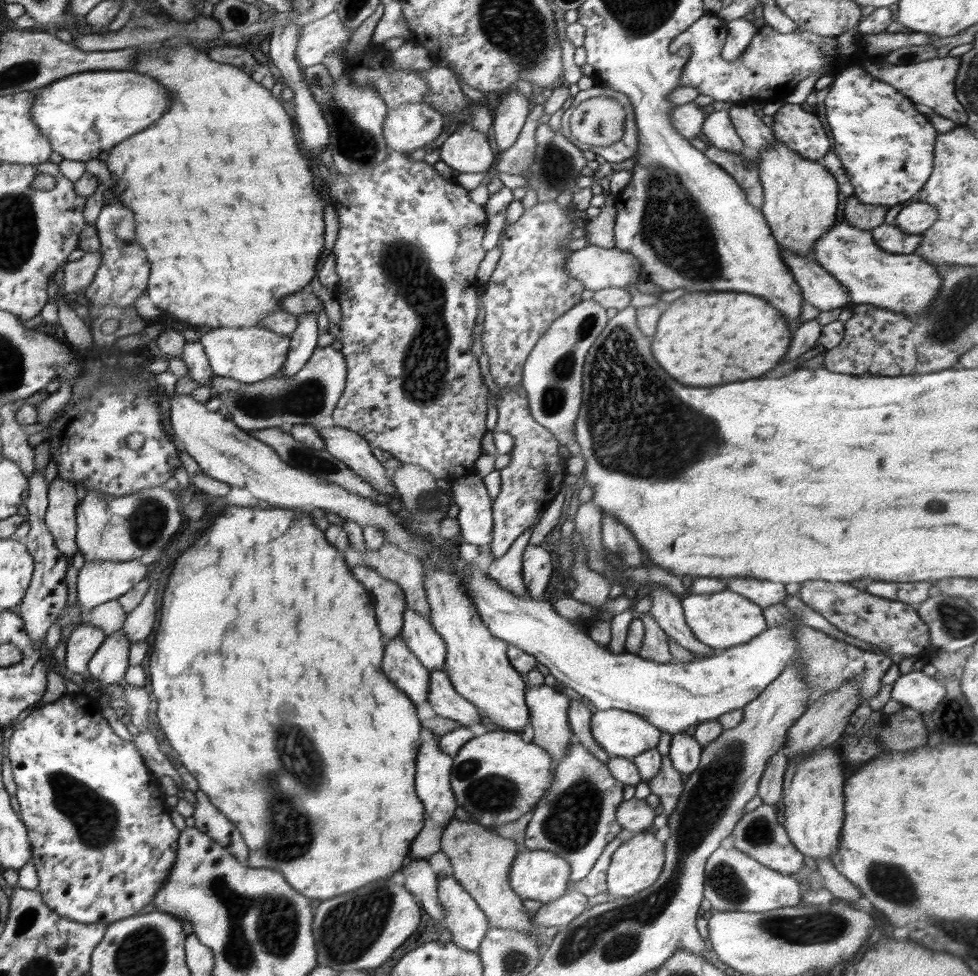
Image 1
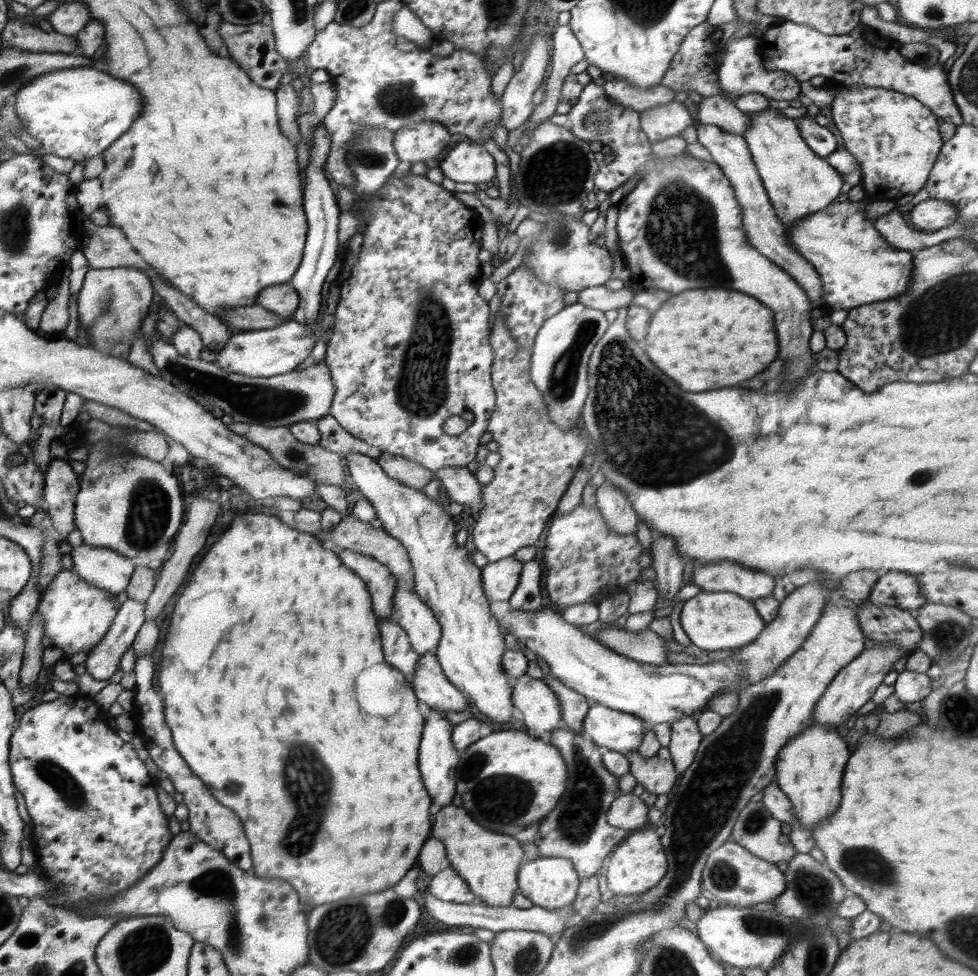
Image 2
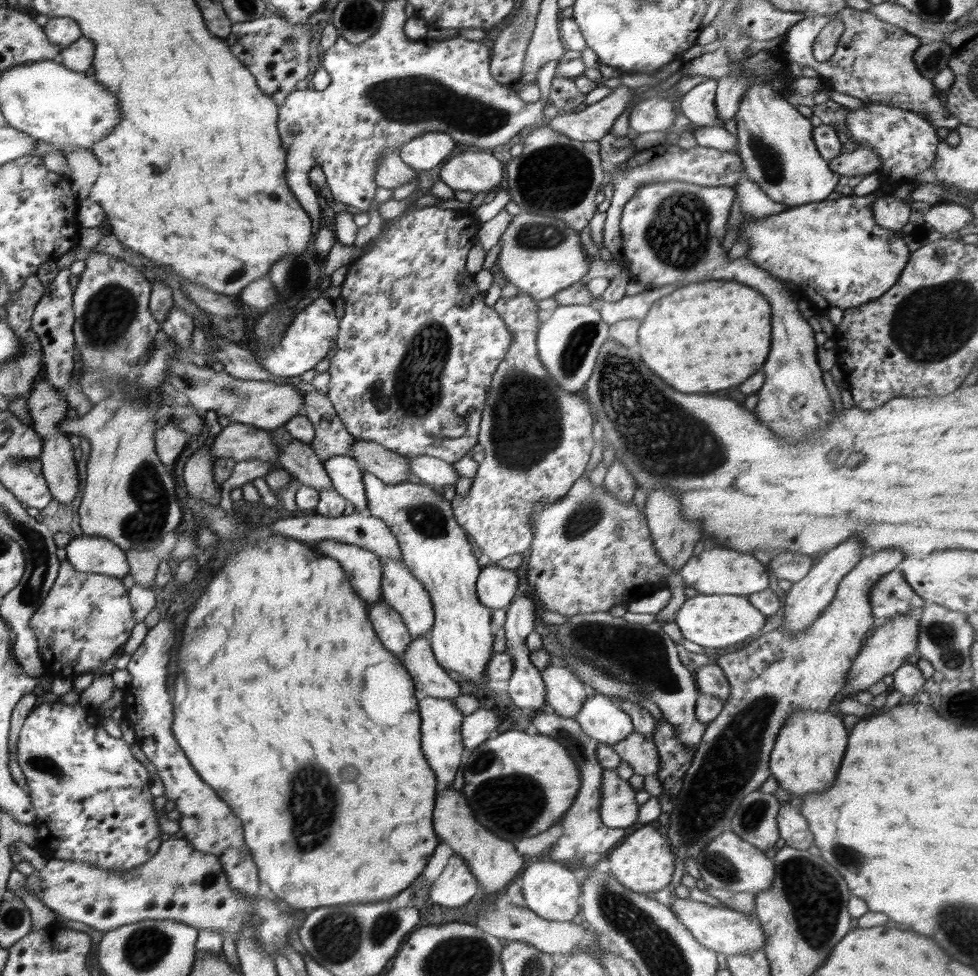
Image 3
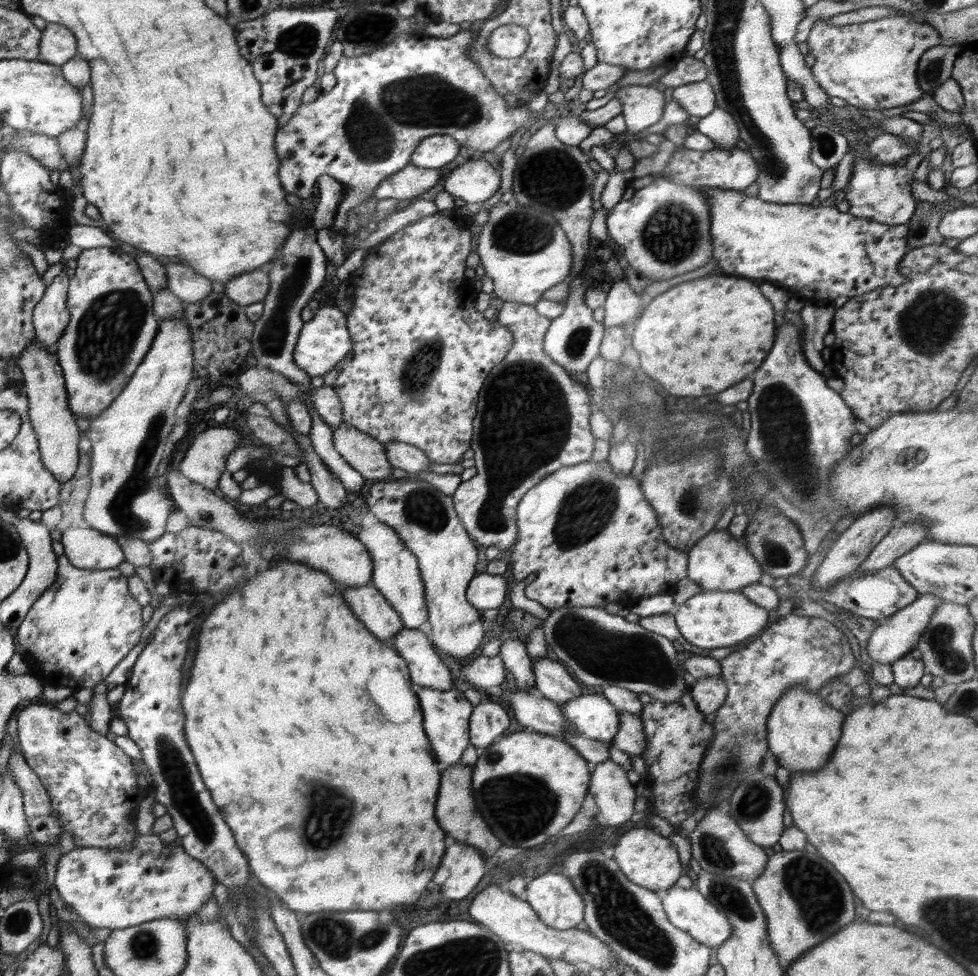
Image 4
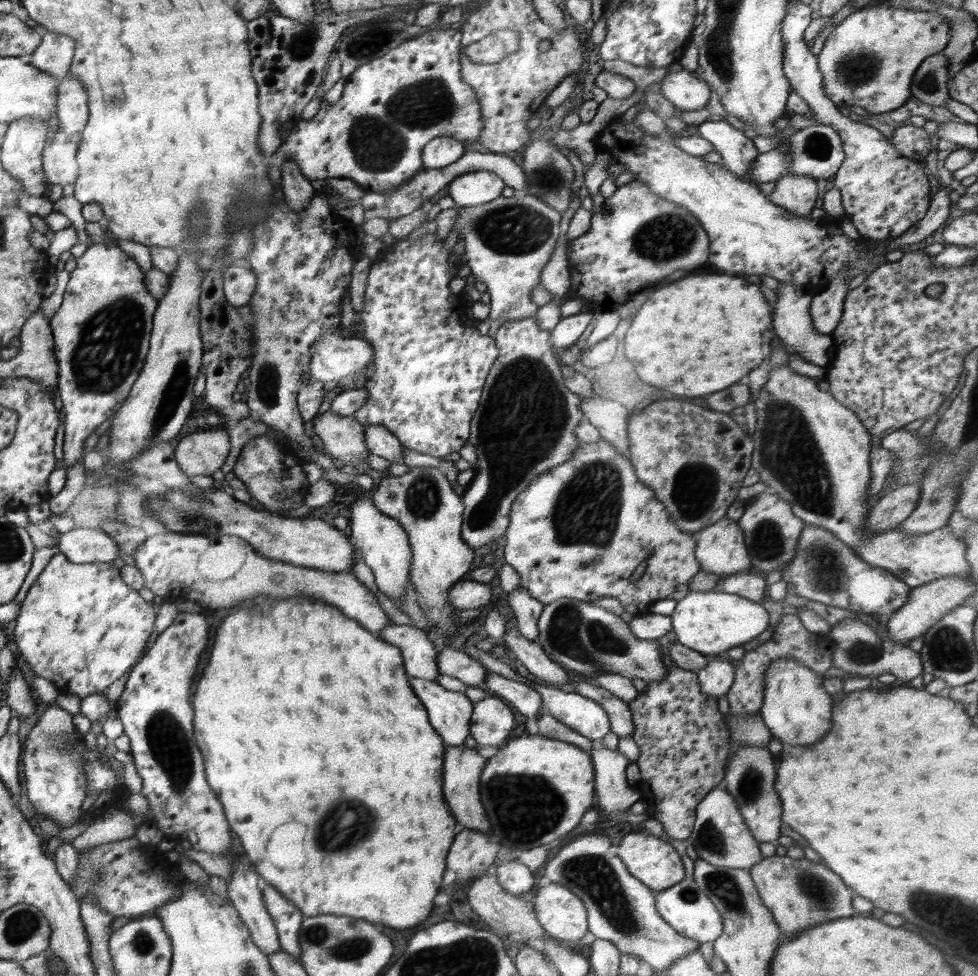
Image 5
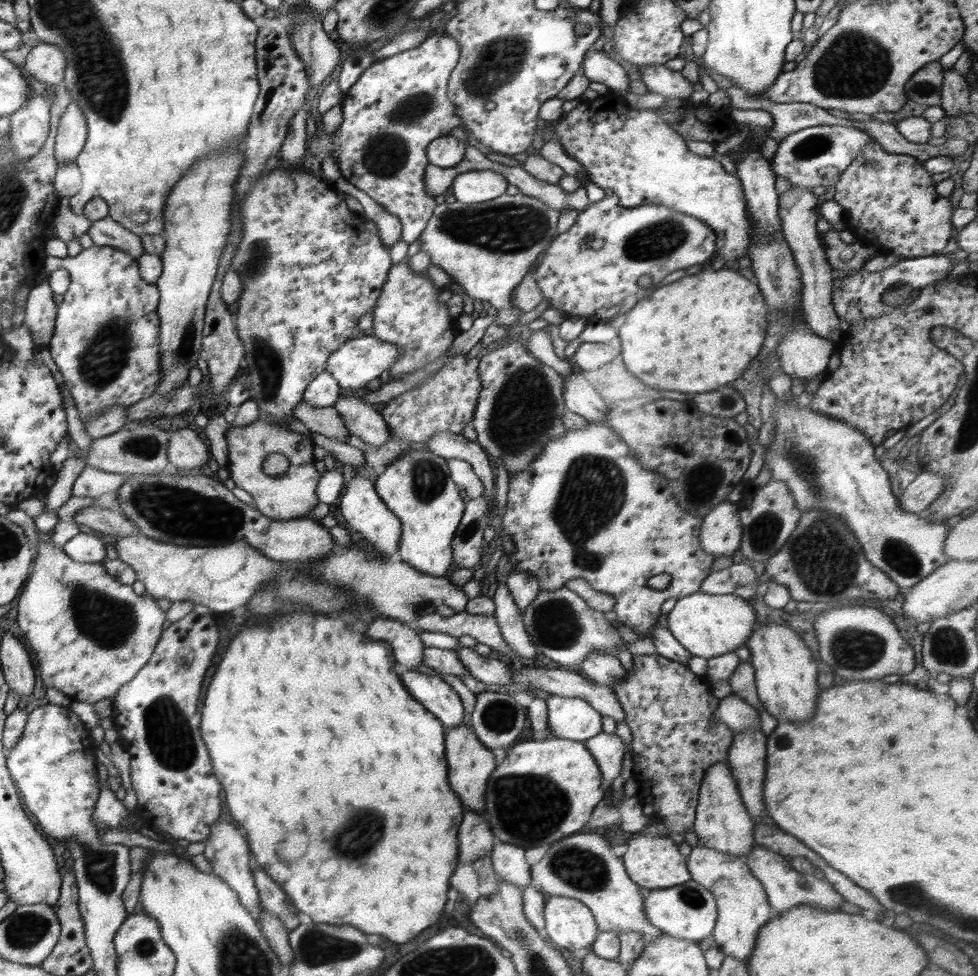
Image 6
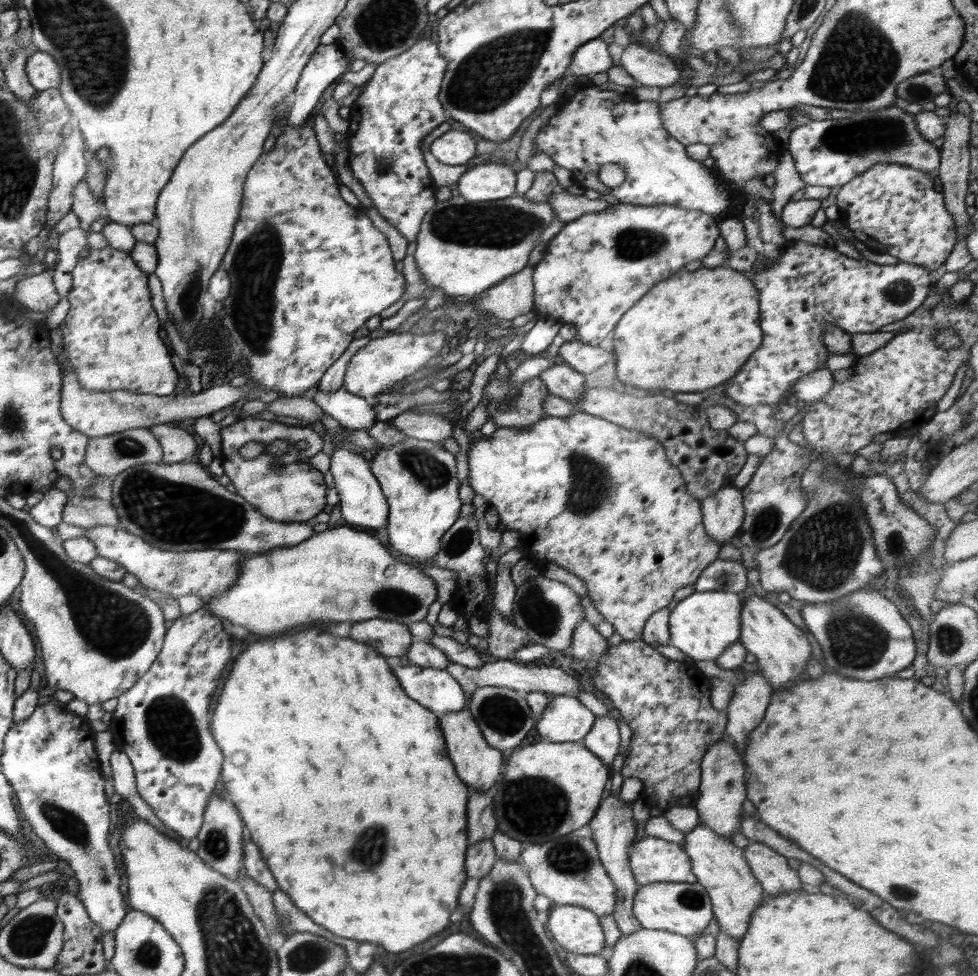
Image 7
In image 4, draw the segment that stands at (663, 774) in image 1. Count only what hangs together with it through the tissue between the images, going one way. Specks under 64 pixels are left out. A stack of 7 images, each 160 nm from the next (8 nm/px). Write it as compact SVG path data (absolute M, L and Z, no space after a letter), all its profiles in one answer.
M620 711L618 732L614 735L612 745L618 750L626 751L630 756L641 755L646 746L646 735L643 731L643 722L638 715Z

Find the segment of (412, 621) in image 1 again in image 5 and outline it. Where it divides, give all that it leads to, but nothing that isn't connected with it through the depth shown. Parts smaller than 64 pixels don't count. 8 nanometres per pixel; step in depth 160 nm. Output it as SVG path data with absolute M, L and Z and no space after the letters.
M359 496L350 502L349 528L354 548L361 554L364 562L373 570L375 583L380 592L390 599L402 599L406 594L406 583L411 567L411 548L409 536L395 518L381 513L372 502L372 498Z

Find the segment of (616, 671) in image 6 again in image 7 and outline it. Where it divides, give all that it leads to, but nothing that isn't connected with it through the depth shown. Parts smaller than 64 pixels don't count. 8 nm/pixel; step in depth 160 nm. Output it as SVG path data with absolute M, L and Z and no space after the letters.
M582 619L579 625L575 626L572 635L572 656L584 663L590 660L599 663L605 657L606 649L609 647L607 639L602 637L595 627L592 622Z

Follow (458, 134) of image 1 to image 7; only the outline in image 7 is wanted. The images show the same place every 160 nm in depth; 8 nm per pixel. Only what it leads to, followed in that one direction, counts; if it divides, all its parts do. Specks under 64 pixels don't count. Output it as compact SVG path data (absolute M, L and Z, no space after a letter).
M492 162L468 169L457 180L458 190L468 202L497 201L515 194L517 167Z

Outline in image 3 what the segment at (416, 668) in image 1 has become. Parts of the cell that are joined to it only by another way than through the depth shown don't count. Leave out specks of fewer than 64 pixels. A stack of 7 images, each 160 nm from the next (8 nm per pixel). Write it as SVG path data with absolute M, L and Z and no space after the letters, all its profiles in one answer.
M383 599L369 606L368 616L384 648L394 656L402 657L406 647L413 641L402 617Z

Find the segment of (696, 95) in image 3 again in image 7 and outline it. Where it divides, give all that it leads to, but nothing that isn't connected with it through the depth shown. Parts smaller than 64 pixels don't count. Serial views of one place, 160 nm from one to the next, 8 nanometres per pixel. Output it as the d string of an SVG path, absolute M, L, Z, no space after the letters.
M636 41L624 48L619 63L642 86L665 88L682 78L673 58L647 49Z

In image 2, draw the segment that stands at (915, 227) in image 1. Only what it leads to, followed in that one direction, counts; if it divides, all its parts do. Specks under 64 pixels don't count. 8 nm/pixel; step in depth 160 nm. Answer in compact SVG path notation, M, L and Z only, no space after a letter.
M929 198L912 209L910 220L918 230L934 231L950 226L958 215L957 210L950 203Z

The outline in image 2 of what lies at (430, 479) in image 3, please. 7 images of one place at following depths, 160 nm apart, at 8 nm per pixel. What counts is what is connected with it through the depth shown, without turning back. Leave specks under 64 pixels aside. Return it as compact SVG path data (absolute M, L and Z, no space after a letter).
M466 467L445 468L433 472L434 477L444 488L450 501L472 508L472 518L477 519L481 509L481 492L484 484L479 483L475 474Z

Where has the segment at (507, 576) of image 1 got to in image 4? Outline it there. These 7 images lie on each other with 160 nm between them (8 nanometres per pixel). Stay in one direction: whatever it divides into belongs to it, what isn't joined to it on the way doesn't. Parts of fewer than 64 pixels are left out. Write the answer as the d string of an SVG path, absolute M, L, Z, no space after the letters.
M481 573L476 575L466 589L468 603L481 612L500 609L508 594L508 582L502 575Z

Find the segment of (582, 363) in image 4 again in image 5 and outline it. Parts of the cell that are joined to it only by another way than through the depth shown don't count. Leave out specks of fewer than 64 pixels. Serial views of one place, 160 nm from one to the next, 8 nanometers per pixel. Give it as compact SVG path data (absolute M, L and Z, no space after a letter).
M593 312L573 314L561 318L551 332L551 344L554 350L567 350L576 345L580 336L593 320Z

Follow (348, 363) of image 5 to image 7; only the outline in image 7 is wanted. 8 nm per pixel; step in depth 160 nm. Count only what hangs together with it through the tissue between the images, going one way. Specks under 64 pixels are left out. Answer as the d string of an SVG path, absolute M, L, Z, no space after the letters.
M432 332L432 334L416 335L412 333L392 334L384 338L369 340L368 345L358 350L350 359L350 365L346 367L343 388L351 394L356 394L366 400L376 397L381 393L389 393L391 386L396 382L412 376L418 370L427 366L432 358L440 355L448 344L444 332Z

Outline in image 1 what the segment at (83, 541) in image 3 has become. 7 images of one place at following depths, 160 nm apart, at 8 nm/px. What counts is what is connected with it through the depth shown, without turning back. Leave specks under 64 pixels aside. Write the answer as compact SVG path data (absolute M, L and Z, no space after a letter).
M133 561L84 563L77 576L77 601L82 612L117 599L147 576L149 565Z

